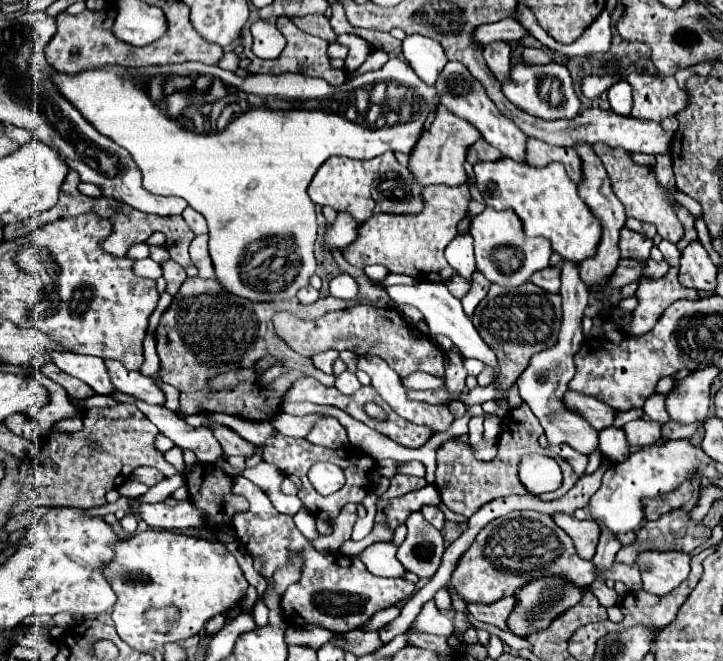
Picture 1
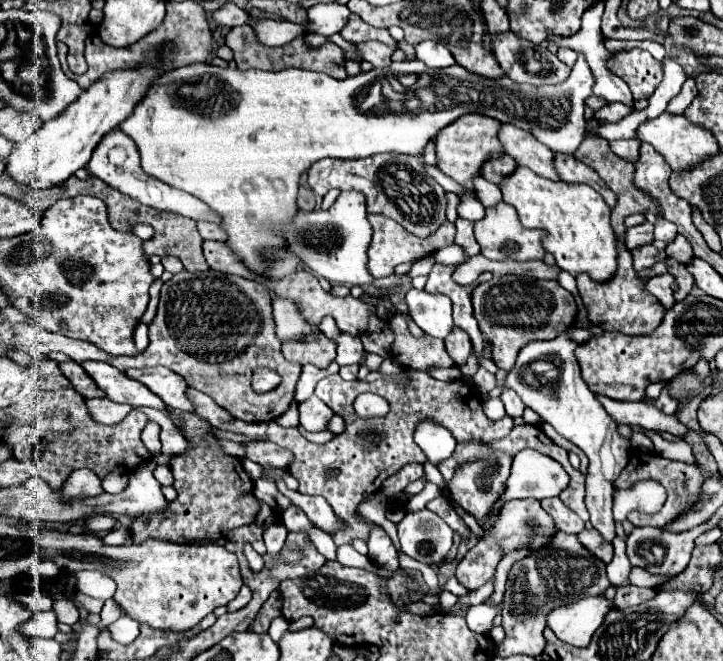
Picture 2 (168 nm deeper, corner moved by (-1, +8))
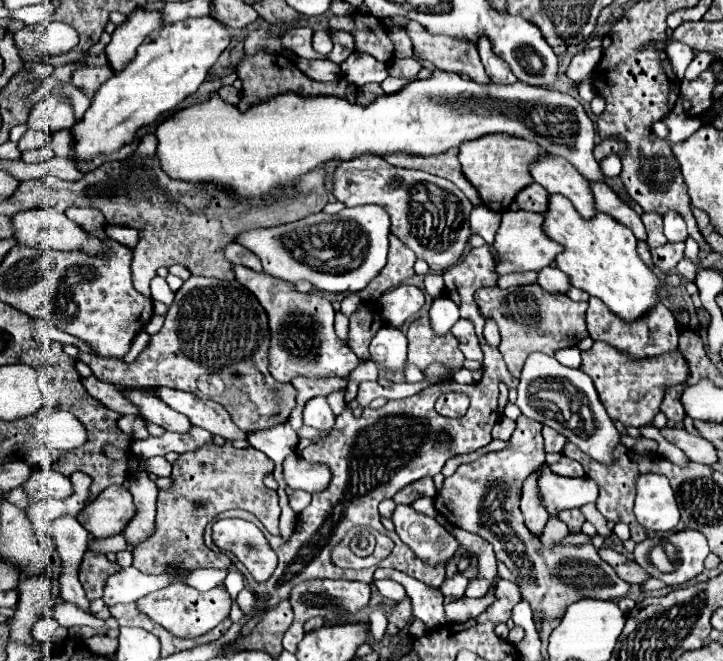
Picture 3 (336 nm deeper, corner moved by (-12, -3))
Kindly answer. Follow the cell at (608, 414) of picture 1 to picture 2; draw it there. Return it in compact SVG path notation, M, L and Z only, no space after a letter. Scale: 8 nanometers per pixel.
M619 401L619 423L625 425L641 425L645 429L669 431L673 435L685 435L687 427L677 421L675 415L663 415L653 405L643 401Z

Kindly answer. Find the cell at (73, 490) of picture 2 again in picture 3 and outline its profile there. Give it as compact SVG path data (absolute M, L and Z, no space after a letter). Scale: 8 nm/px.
M110 486L90 506L80 510L78 522L92 536L112 536L124 532L134 514L132 494L124 486Z

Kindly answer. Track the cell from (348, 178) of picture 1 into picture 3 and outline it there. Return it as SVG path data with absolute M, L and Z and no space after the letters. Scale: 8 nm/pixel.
M360 156L342 162L332 176L334 196L346 206L378 204L392 220L392 234L400 238L430 270L446 270L454 266L474 234L470 228L472 204L460 188L446 178L436 178L422 170L406 170L390 166L380 156Z

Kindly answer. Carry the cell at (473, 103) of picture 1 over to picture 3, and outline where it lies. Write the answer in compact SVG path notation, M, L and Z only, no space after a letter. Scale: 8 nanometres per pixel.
M542 156L532 164L532 178L542 186L548 188L550 194L566 196L578 214L586 220L596 216L594 194L590 190L590 182L564 158L556 156Z

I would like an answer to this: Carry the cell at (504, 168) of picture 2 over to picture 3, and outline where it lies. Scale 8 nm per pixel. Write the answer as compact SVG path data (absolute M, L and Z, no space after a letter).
M530 184L528 188L524 188L524 192L520 192L520 196L516 196L516 204L522 210L544 214L548 210L548 198L550 194L540 184Z

